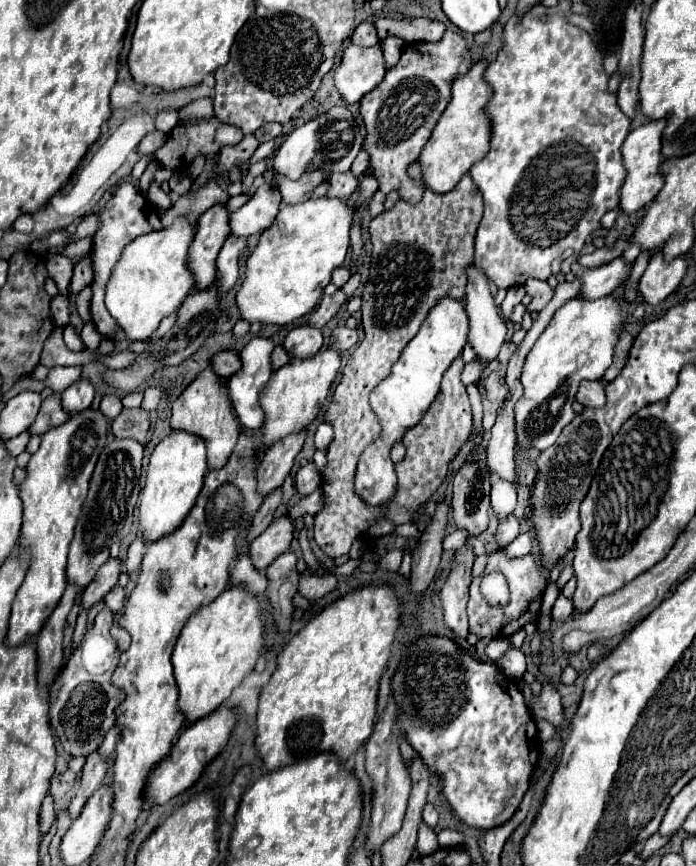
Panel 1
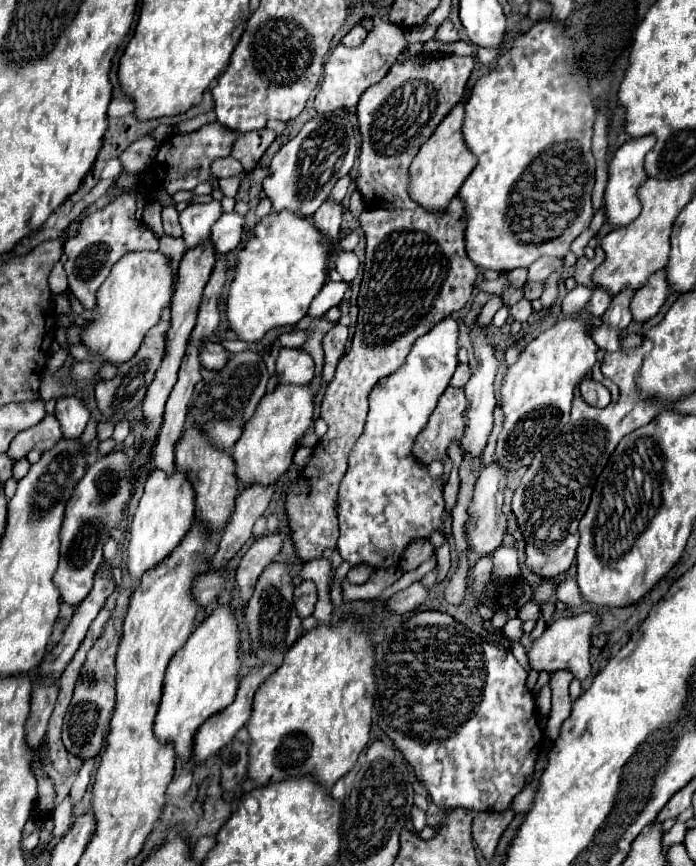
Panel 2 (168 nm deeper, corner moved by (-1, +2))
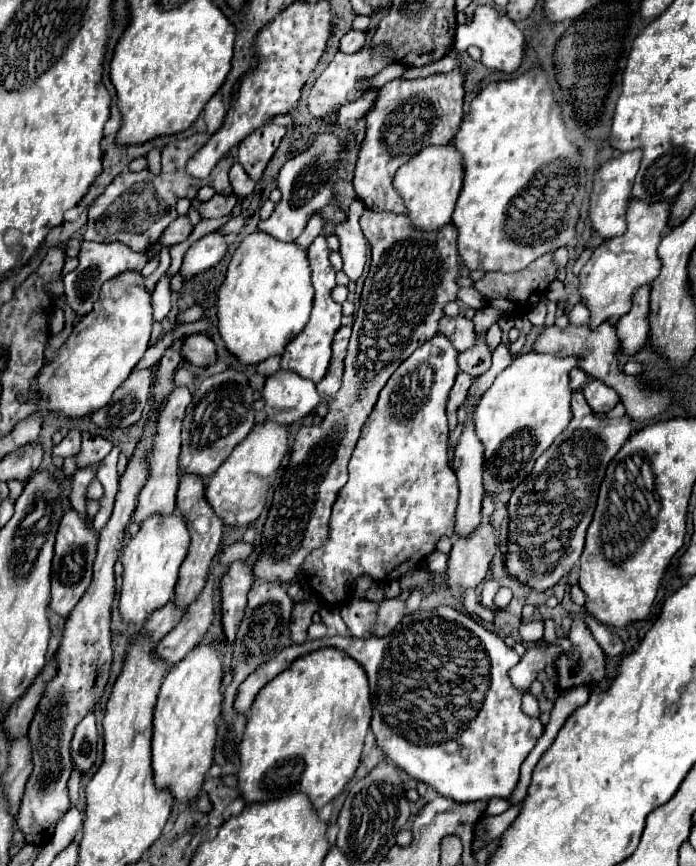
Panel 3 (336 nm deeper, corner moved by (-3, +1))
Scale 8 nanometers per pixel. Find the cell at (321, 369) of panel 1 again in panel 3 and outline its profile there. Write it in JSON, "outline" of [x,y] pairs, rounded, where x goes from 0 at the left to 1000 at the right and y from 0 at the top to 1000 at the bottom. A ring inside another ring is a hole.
{"outline":[[[385,483],[368,490],[359,501],[333,520],[313,545],[302,550],[296,561],[296,577],[325,607],[356,607],[376,594],[382,570],[399,550],[399,540],[408,527],[414,524],[414,506],[414,490],[397,490]]]}

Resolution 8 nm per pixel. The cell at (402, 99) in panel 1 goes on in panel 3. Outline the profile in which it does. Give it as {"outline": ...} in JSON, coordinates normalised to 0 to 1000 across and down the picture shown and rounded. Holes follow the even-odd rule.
{"outline":[[[658,74],[641,85],[624,85],[598,92],[563,92],[543,102],[543,113],[523,134],[526,157],[517,169],[517,178],[509,196],[511,226],[532,242],[555,242],[583,249],[583,238],[569,222],[563,208],[569,196],[598,180],[606,171],[621,166],[641,166],[658,152],[664,141],[667,120],[667,92],[672,74]]]}

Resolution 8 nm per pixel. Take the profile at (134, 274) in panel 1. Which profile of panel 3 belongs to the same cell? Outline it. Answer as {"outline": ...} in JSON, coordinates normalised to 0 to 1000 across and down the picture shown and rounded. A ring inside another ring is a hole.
{"outline":[[[175,314],[172,319],[155,323],[147,335],[144,344],[138,346],[135,356],[109,372],[103,388],[95,393],[95,397],[83,404],[83,409],[63,420],[60,430],[55,430],[52,436],[52,450],[57,460],[69,457],[69,476],[89,476],[101,483],[115,483],[124,478],[132,478],[135,473],[152,469],[158,464],[158,457],[164,450],[181,439],[181,434],[190,430],[190,425],[198,420],[204,409],[213,402],[216,383],[218,383],[218,337],[210,333],[207,319],[201,314]]]}

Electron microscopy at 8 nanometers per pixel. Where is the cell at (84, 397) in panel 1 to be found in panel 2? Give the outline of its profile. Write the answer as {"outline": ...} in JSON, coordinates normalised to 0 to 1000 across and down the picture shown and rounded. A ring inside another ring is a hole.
{"outline":[[[109,458],[80,463],[80,484],[86,486],[89,502],[98,507],[112,507],[129,484],[126,472]]]}

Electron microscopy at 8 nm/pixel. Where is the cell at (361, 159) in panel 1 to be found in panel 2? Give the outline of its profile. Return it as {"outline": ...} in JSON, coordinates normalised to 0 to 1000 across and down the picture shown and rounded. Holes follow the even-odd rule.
{"outline":[[[503,202],[491,204],[491,207],[483,211],[483,216],[474,221],[474,230],[483,232],[483,234],[489,234],[489,232],[497,227],[497,218],[500,218],[500,214],[503,214]]]}

